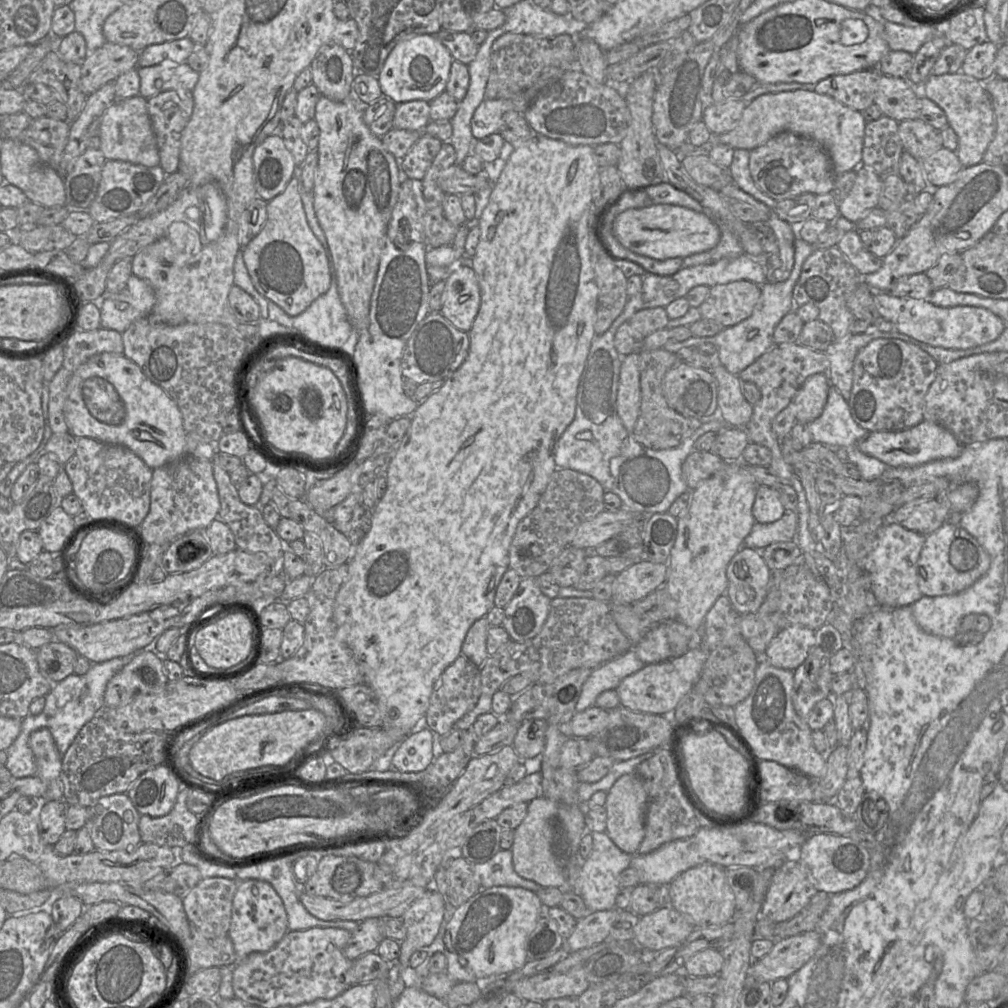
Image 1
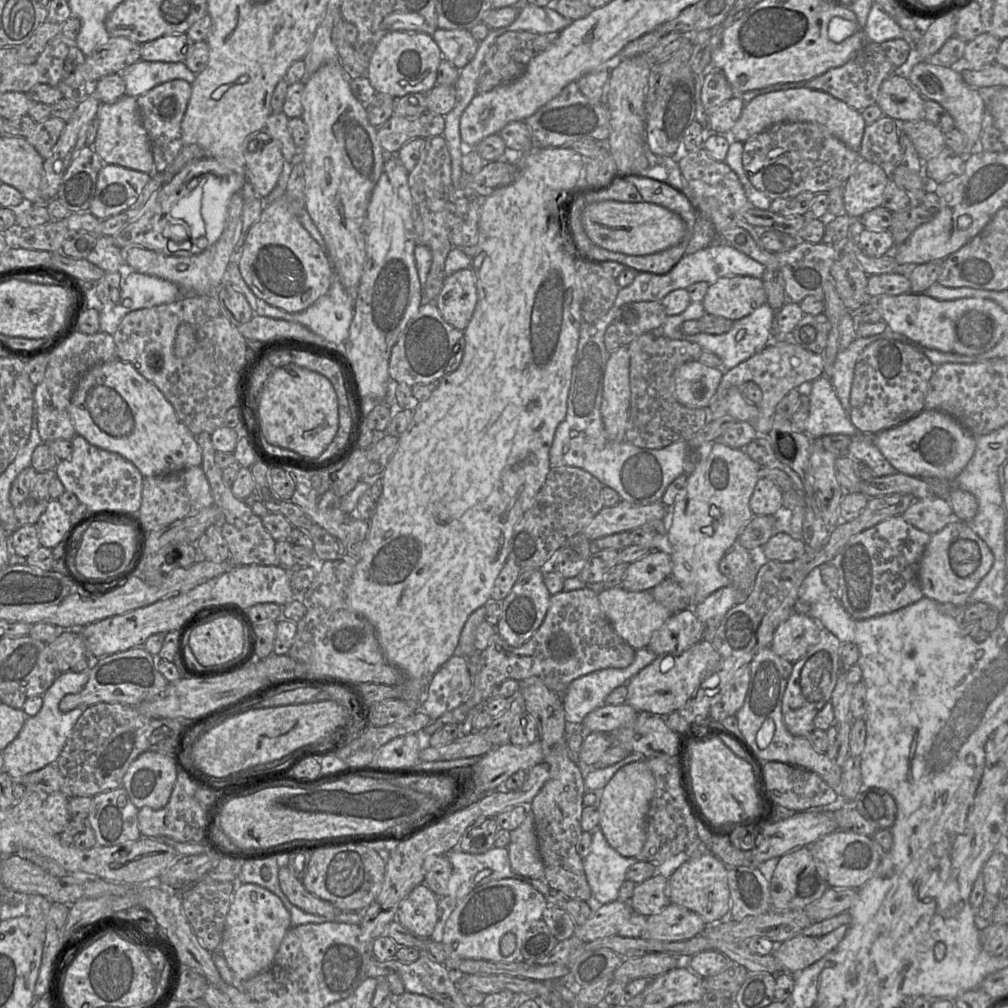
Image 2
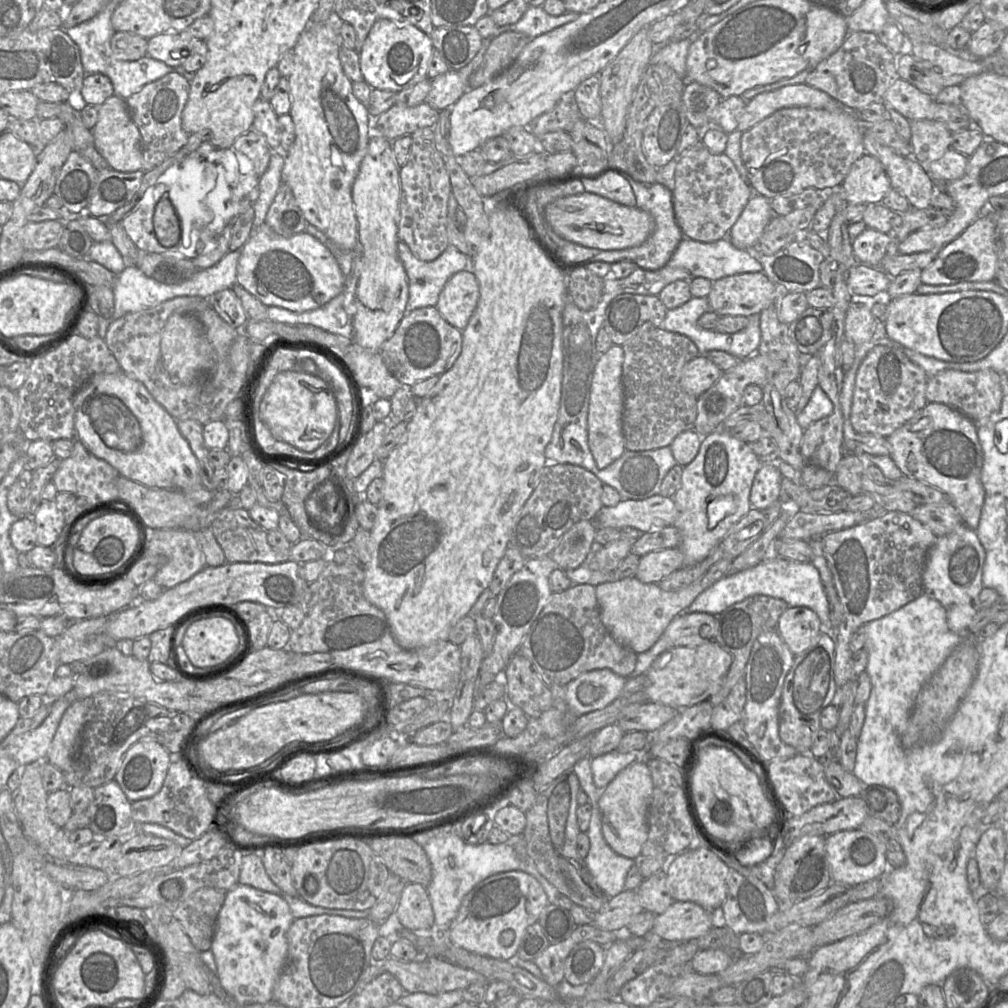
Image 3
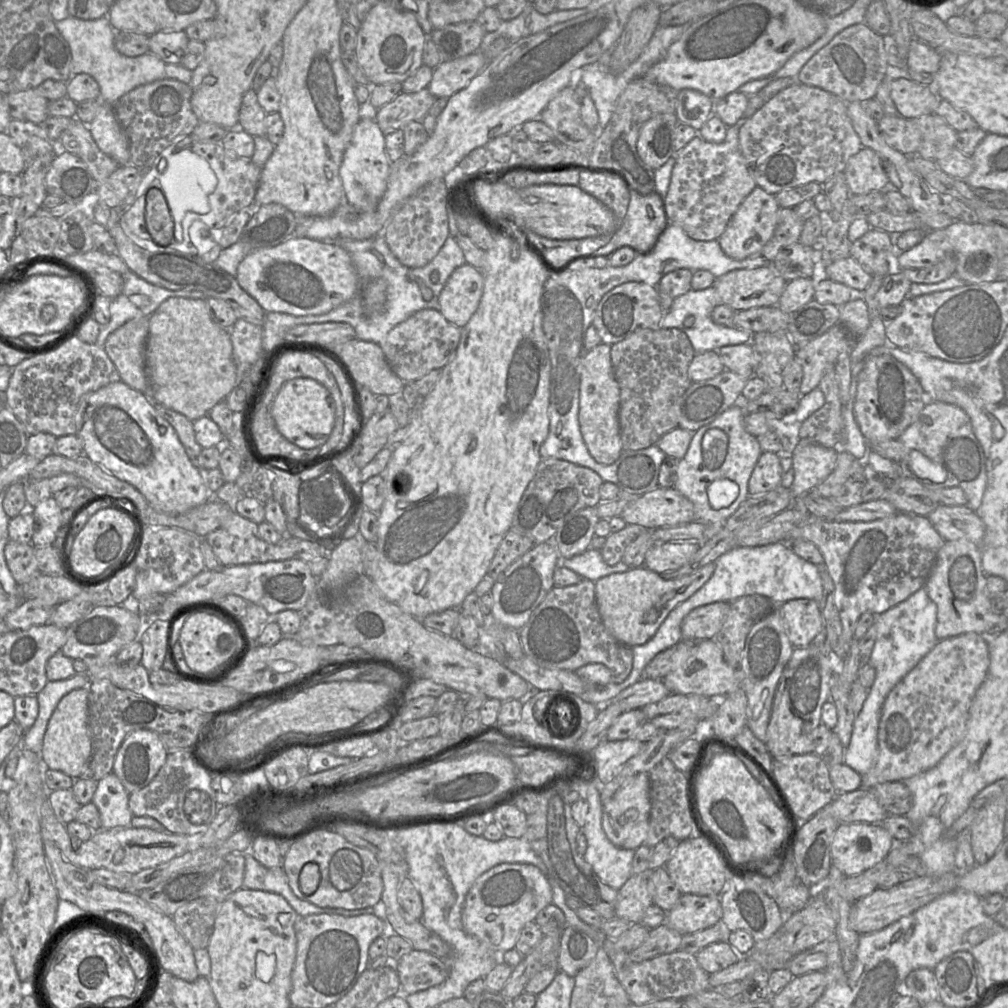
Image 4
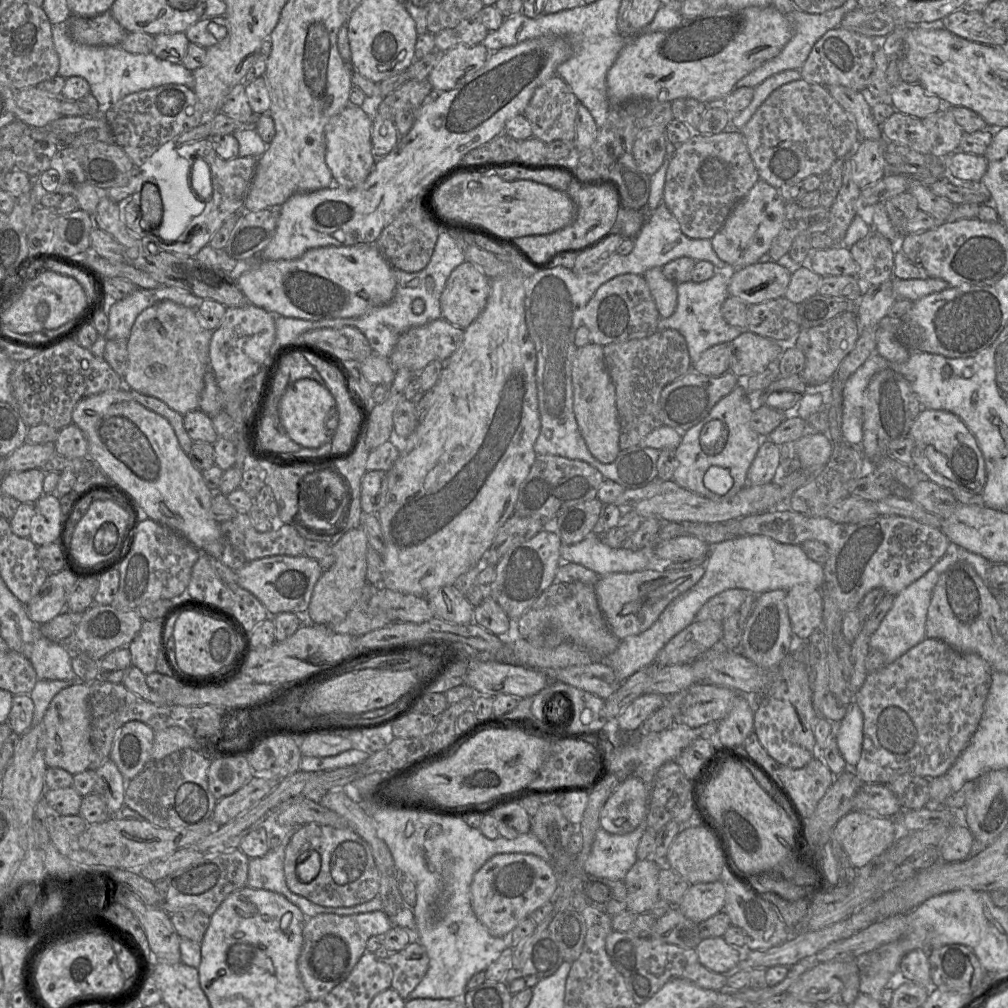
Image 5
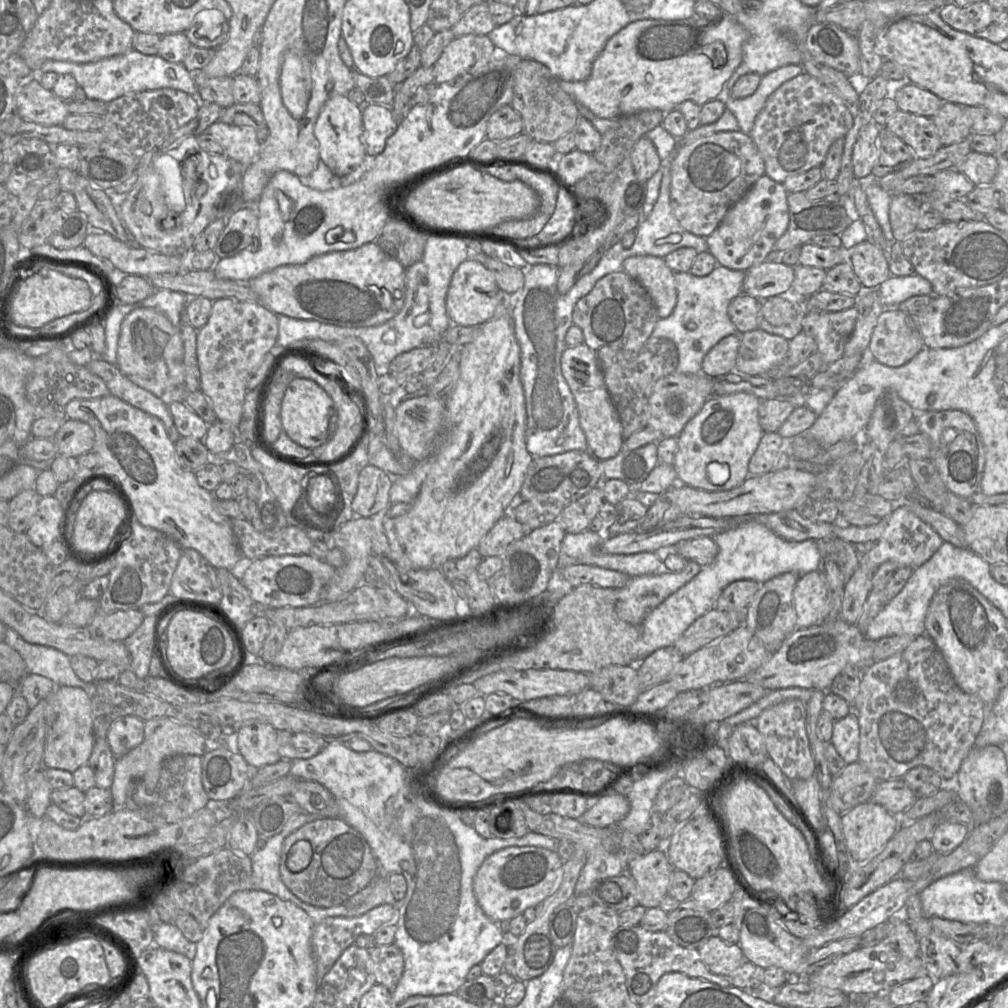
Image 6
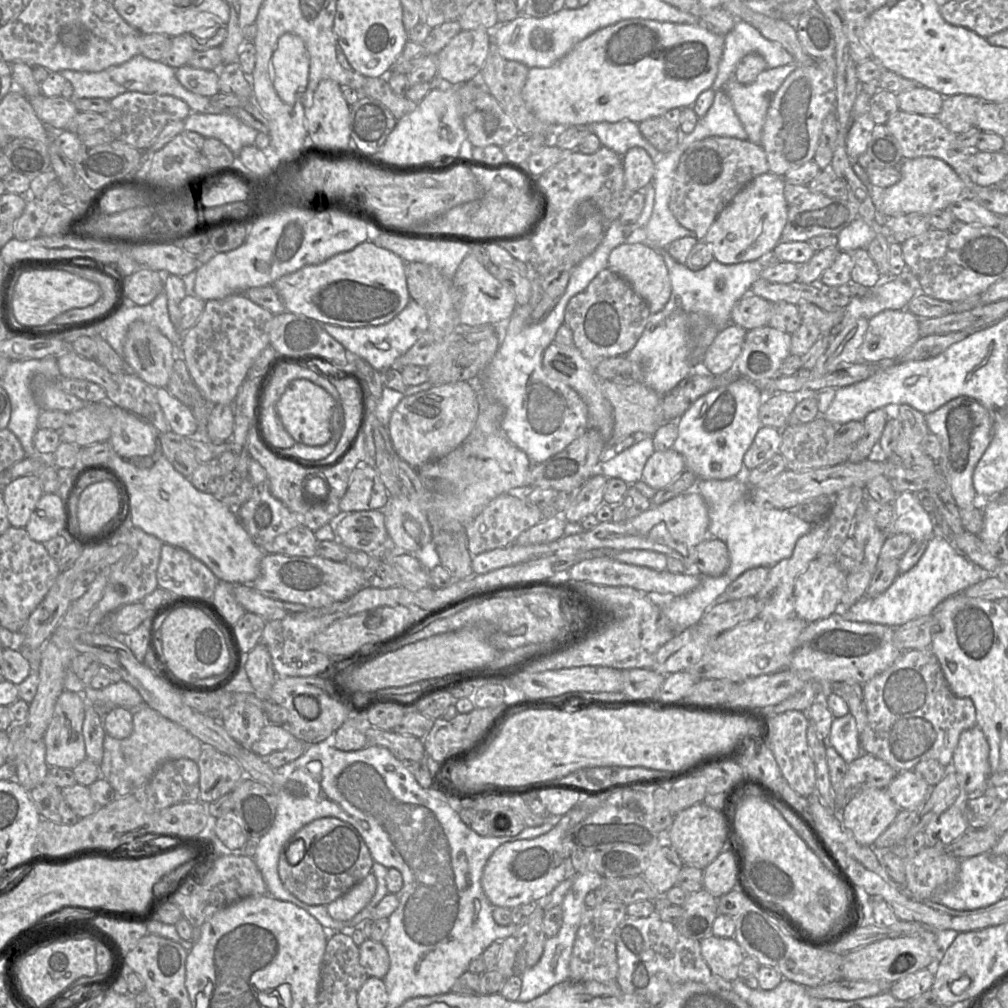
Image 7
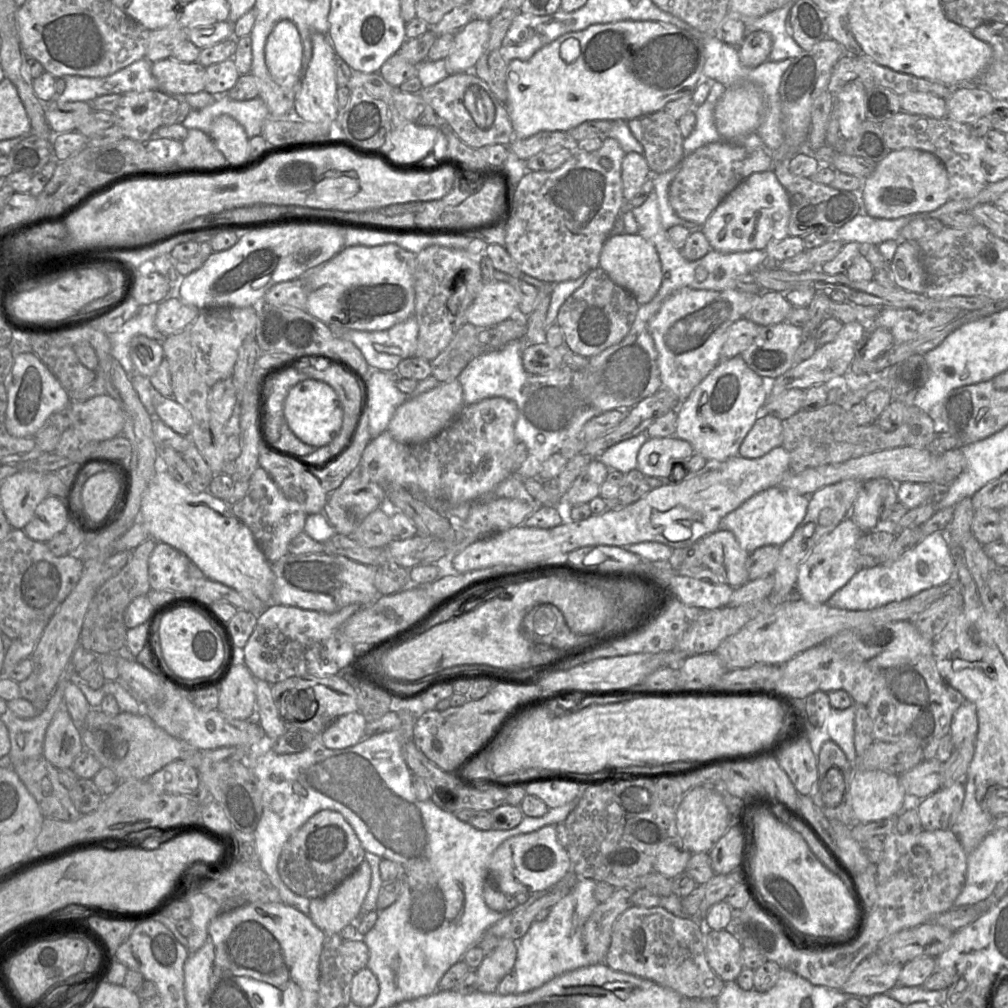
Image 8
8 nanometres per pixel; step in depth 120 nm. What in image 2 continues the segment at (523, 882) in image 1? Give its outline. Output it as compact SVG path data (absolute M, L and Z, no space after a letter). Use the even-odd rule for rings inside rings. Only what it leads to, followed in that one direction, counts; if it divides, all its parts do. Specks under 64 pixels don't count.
M493 847L483 854L469 854L458 849L452 849L446 854L446 857L451 863L452 873L447 885L447 898L450 900L450 905L456 906L462 899L469 895L476 888L487 883L503 880L503 879L518 879L529 883L542 895L546 895L550 890L544 879L524 878L516 874L510 865L509 851L507 847Z

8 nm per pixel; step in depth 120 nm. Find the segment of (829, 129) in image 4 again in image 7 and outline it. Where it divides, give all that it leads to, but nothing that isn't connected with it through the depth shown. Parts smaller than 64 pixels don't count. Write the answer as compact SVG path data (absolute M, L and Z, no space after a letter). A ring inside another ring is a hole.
M823 61L798 65L772 96L762 130L763 148L769 172L783 177L789 170L812 161L825 117L835 111L834 71Z

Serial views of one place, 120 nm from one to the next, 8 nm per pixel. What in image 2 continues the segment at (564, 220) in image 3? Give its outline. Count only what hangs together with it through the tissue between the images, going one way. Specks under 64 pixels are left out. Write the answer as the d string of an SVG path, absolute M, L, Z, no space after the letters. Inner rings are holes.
M613 200L588 205L581 216L588 238L597 246L626 255L642 256L657 253L679 244L686 235L681 217L657 204L626 203Z

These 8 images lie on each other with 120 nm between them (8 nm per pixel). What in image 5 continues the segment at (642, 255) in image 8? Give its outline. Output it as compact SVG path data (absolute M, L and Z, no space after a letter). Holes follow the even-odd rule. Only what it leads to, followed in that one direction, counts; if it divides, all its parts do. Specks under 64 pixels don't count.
M662 268L647 270L643 277L647 282L661 318L669 318L677 308L677 285L668 280Z

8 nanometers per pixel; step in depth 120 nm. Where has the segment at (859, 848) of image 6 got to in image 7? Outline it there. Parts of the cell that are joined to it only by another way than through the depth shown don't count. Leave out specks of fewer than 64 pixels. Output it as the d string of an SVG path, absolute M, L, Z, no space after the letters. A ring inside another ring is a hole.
M872 788L852 797L839 812L839 817L857 842L873 846L899 811L886 789Z

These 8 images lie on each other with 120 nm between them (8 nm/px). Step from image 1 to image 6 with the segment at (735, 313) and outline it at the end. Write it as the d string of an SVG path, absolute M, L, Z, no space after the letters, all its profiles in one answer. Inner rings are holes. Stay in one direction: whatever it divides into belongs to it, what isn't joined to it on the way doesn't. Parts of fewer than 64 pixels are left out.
M762 262L745 273L743 293L758 300L786 297L791 291L795 269L783 263Z

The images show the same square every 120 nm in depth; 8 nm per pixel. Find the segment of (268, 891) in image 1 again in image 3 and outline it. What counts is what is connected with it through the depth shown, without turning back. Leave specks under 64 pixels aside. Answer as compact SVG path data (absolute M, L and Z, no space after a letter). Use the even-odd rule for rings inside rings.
M240 883L226 891L210 950L223 989L238 1003L265 1004L272 1001L275 984L286 963L286 934L293 921L287 902L276 894Z

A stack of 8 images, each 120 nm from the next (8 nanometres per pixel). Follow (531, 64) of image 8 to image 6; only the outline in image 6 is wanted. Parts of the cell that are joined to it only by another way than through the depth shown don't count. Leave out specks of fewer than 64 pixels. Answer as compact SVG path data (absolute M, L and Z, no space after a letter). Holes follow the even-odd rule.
M695 13L682 20L634 21L607 41L595 59L587 80L559 83L577 104L583 105L595 116L605 119L615 119L643 110L660 110L667 113L684 101L692 101L702 106L710 100L719 99L724 84L742 62L743 45L747 37L745 28L733 16L727 14L716 20L704 19Z

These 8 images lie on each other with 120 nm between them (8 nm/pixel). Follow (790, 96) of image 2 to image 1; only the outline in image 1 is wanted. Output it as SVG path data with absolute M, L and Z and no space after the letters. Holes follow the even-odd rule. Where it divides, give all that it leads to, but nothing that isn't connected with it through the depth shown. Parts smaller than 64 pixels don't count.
M798 89L796 91L769 93L759 96L749 103L739 122L730 131L712 136L702 146L694 146L687 141L675 152L680 156L709 156L711 149L718 144L751 151L765 144L776 134L789 131L819 142L830 156L835 173L840 175L856 170L862 164L866 123L862 112L814 90Z

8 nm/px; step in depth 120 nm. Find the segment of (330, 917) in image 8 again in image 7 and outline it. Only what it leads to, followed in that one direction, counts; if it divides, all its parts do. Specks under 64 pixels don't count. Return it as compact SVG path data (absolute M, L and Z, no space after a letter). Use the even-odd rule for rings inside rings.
M370 872L344 895L326 906L329 915L336 921L350 921L371 900L376 891L376 877Z

